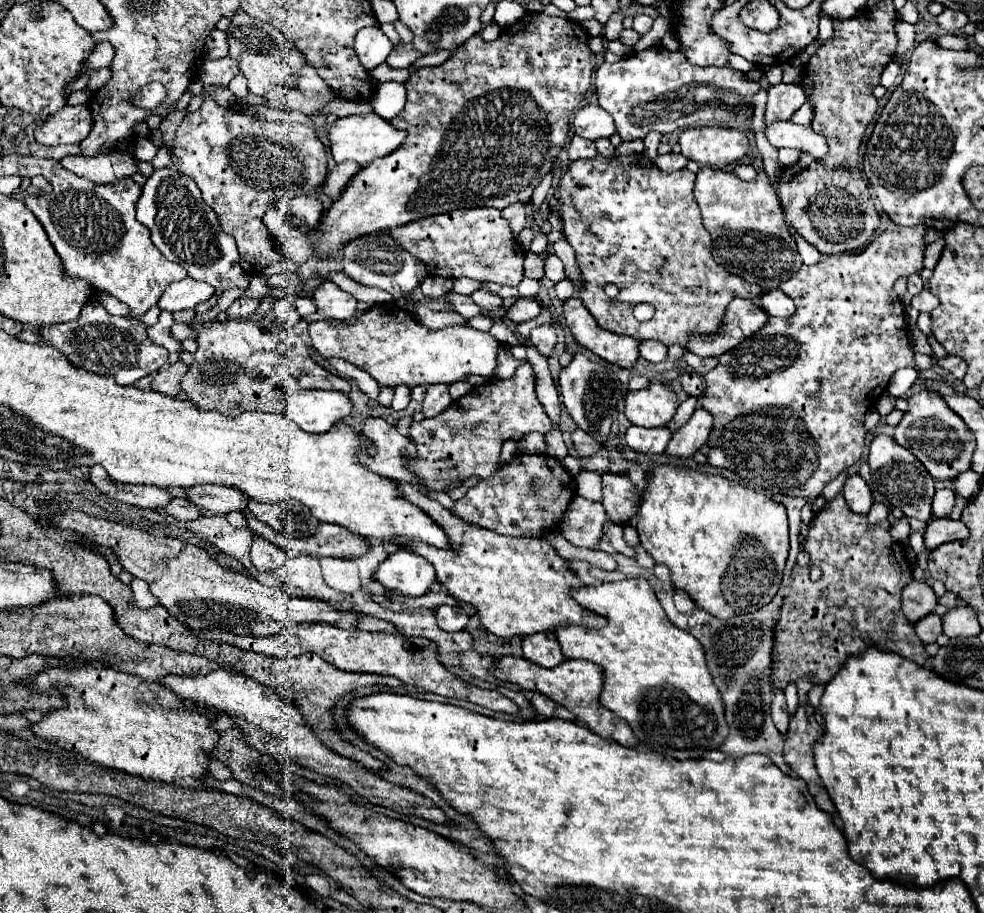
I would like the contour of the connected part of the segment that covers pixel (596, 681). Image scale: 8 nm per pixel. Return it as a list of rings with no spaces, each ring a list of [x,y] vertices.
[[[507,655],[507,657],[501,657],[499,661],[495,661],[495,665],[491,667],[491,675],[495,675],[501,681],[515,683],[525,691],[543,693],[545,697],[549,697],[555,703],[573,711],[577,715],[577,719],[583,721],[585,727],[589,727],[597,735],[603,735],[603,739],[613,739],[613,741],[619,741],[621,745],[627,745],[627,747],[635,745],[635,737],[633,737],[631,729],[627,727],[627,723],[623,719],[619,719],[617,715],[613,715],[609,709],[605,709],[597,699],[601,685],[603,685],[603,669],[599,665],[593,665],[589,661],[569,661],[567,659],[553,669],[543,669],[543,667],[523,659],[523,657],[509,657]]]

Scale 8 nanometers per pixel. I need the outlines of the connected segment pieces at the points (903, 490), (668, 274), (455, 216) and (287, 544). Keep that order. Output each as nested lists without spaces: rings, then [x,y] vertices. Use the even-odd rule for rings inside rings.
[[[877,435],[869,445],[867,463],[875,491],[879,491],[891,505],[899,507],[907,517],[915,517],[923,523],[931,519],[931,499],[935,493],[935,483],[923,463],[909,449],[901,447],[891,435]]]
[[[597,155],[589,161],[573,161],[559,181],[559,187],[549,199],[549,211],[555,211],[563,223],[563,235],[575,249],[577,265],[583,279],[583,291],[575,293],[577,299],[589,309],[595,321],[617,335],[631,335],[639,341],[657,339],[667,347],[673,343],[687,345],[689,333],[711,335],[719,329],[725,307],[731,299],[757,299],[761,287],[743,281],[739,275],[727,273],[717,265],[711,255],[711,237],[701,223],[701,213],[693,197],[695,175],[689,169],[675,173],[663,173],[645,155],[627,157],[603,157]],[[613,283],[619,287],[615,299],[603,293],[603,287]],[[639,303],[651,303],[655,315],[651,321],[637,321],[633,307]]]
[[[493,207],[456,209],[395,227],[391,235],[411,253],[421,259],[433,275],[441,277],[471,277],[477,281],[491,281],[499,285],[517,287],[523,279],[523,253],[517,247],[515,235]]]
[[[247,507],[243,509],[243,515],[247,519],[247,527],[267,539],[269,543],[275,543],[283,549],[293,549],[299,551],[303,555],[311,555],[311,557],[353,557],[353,555],[363,555],[369,545],[359,537],[353,535],[351,531],[347,531],[341,525],[333,525],[333,523],[321,523],[319,529],[315,531],[315,535],[311,535],[309,539],[287,539],[283,535],[279,535],[277,531],[271,531],[271,527],[267,527],[265,523],[259,523],[251,511],[247,511]]]

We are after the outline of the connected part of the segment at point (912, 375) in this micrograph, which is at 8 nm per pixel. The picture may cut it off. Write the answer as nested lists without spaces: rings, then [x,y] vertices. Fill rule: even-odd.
[[[899,369],[899,371],[893,375],[887,391],[889,391],[891,395],[895,395],[895,397],[903,397],[905,391],[907,391],[915,381],[917,381],[917,371],[915,371],[915,369]]]

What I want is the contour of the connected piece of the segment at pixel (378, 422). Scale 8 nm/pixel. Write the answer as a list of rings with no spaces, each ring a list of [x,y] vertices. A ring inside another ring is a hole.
[[[369,417],[369,419],[365,419],[365,423],[363,423],[363,427],[361,427],[359,433],[365,435],[375,445],[375,449],[377,449],[375,455],[373,455],[373,461],[363,461],[363,465],[367,465],[369,471],[379,473],[383,477],[391,477],[393,475],[399,481],[409,481],[423,495],[439,501],[445,509],[451,511],[453,499],[449,495],[435,493],[435,491],[429,491],[427,493],[419,485],[419,481],[413,477],[413,473],[407,471],[407,467],[401,467],[401,463],[403,463],[403,457],[401,455],[413,455],[413,453],[416,453],[416,449],[407,437],[403,437],[403,435],[397,433],[397,429],[393,425],[389,425],[381,417]]]

